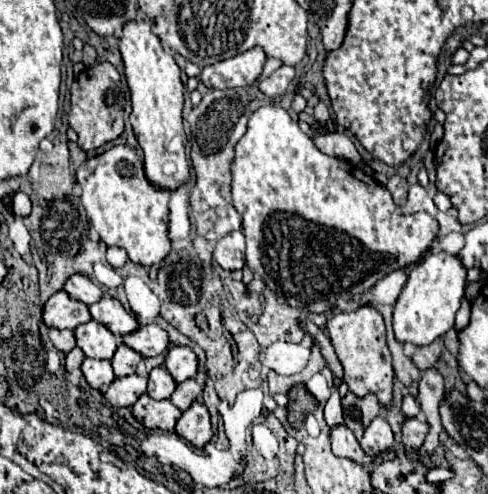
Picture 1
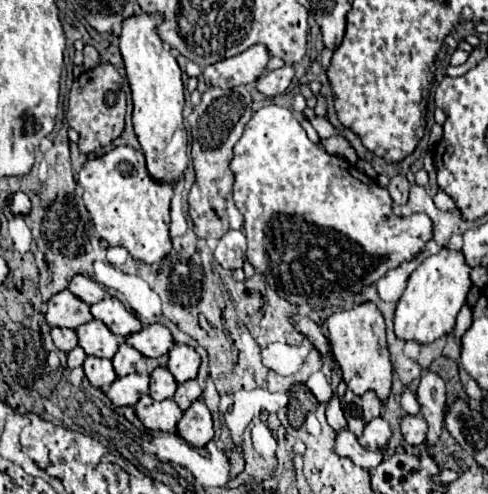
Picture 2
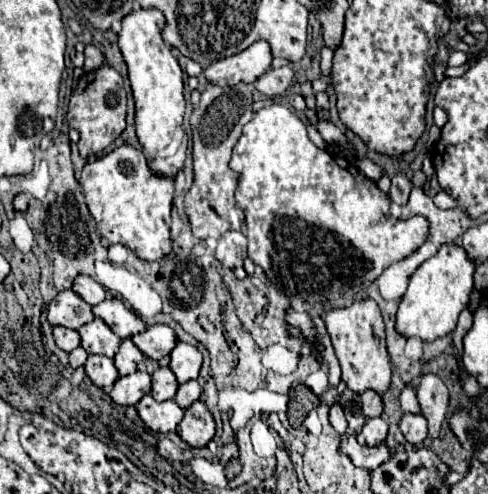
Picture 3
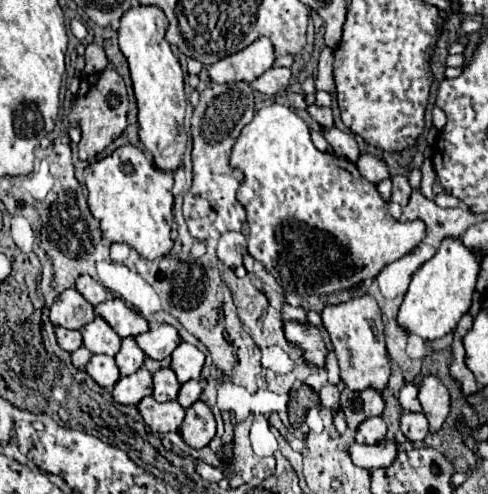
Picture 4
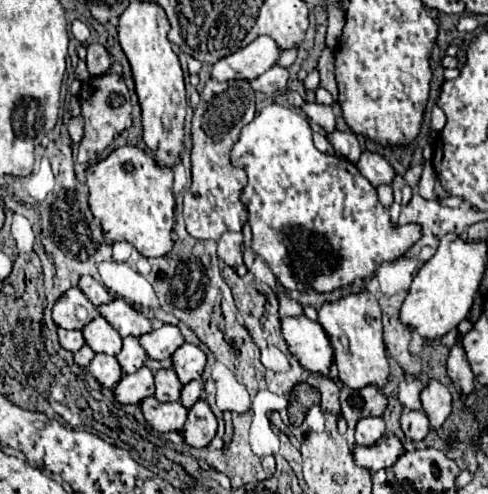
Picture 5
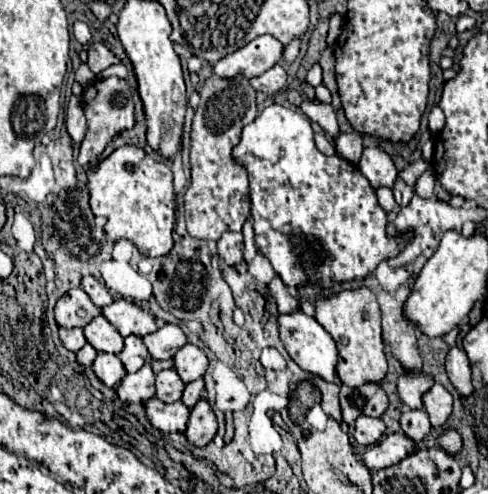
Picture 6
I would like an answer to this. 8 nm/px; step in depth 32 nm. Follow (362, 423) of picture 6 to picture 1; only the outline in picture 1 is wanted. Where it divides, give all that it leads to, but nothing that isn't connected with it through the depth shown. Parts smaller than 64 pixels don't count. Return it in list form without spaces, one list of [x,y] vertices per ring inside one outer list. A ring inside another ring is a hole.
[[[378,416],[378,418],[374,418],[370,422],[370,426],[366,428],[366,432],[364,432],[362,440],[360,440],[362,450],[372,454],[372,456],[390,450],[392,444],[394,444],[394,434],[392,434],[388,422],[382,416]]]

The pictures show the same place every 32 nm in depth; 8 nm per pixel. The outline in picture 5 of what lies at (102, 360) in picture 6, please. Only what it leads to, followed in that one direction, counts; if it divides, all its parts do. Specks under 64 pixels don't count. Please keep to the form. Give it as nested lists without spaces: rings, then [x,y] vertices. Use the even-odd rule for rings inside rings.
[[[96,354],[86,368],[106,388],[114,388],[122,378],[120,364],[116,364],[116,358],[108,354]]]

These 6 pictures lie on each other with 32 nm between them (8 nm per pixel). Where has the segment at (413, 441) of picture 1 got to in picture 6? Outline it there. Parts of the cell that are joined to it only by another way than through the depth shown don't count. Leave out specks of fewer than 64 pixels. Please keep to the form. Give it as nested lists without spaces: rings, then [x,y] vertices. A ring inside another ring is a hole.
[[[404,410],[402,418],[400,418],[402,430],[408,438],[412,438],[414,442],[420,442],[428,432],[430,432],[430,420],[428,414],[424,410]]]

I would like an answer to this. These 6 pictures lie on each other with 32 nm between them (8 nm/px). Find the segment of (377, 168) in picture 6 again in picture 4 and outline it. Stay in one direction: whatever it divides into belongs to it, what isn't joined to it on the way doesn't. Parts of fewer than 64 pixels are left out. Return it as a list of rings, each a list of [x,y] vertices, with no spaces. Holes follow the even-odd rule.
[[[370,154],[360,156],[360,158],[358,158],[358,162],[356,162],[356,166],[358,166],[360,174],[362,174],[364,178],[368,178],[370,182],[374,182],[374,184],[378,184],[378,182],[380,182],[380,180],[384,180],[384,178],[390,178],[386,164],[384,164],[382,160],[378,160],[378,158],[374,158],[374,156],[370,156]]]

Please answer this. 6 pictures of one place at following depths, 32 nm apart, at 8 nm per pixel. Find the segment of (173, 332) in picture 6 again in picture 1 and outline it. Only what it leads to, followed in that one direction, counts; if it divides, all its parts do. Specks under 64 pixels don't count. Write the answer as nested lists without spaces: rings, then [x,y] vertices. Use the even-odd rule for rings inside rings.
[[[156,324],[140,326],[138,330],[120,336],[120,340],[142,356],[158,356],[168,348],[168,334]]]

